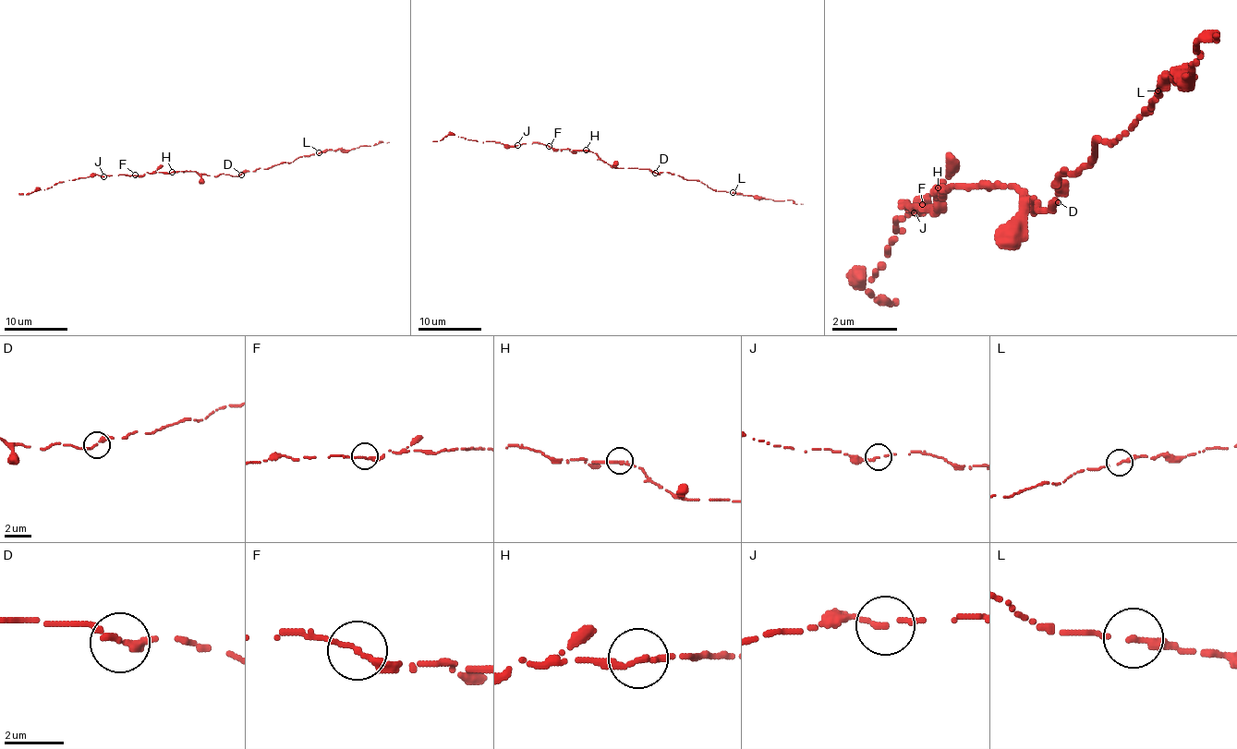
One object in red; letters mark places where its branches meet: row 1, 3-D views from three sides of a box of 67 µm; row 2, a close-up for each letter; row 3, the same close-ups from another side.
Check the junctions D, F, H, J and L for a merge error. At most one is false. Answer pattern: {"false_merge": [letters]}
{"false_merge": []}

